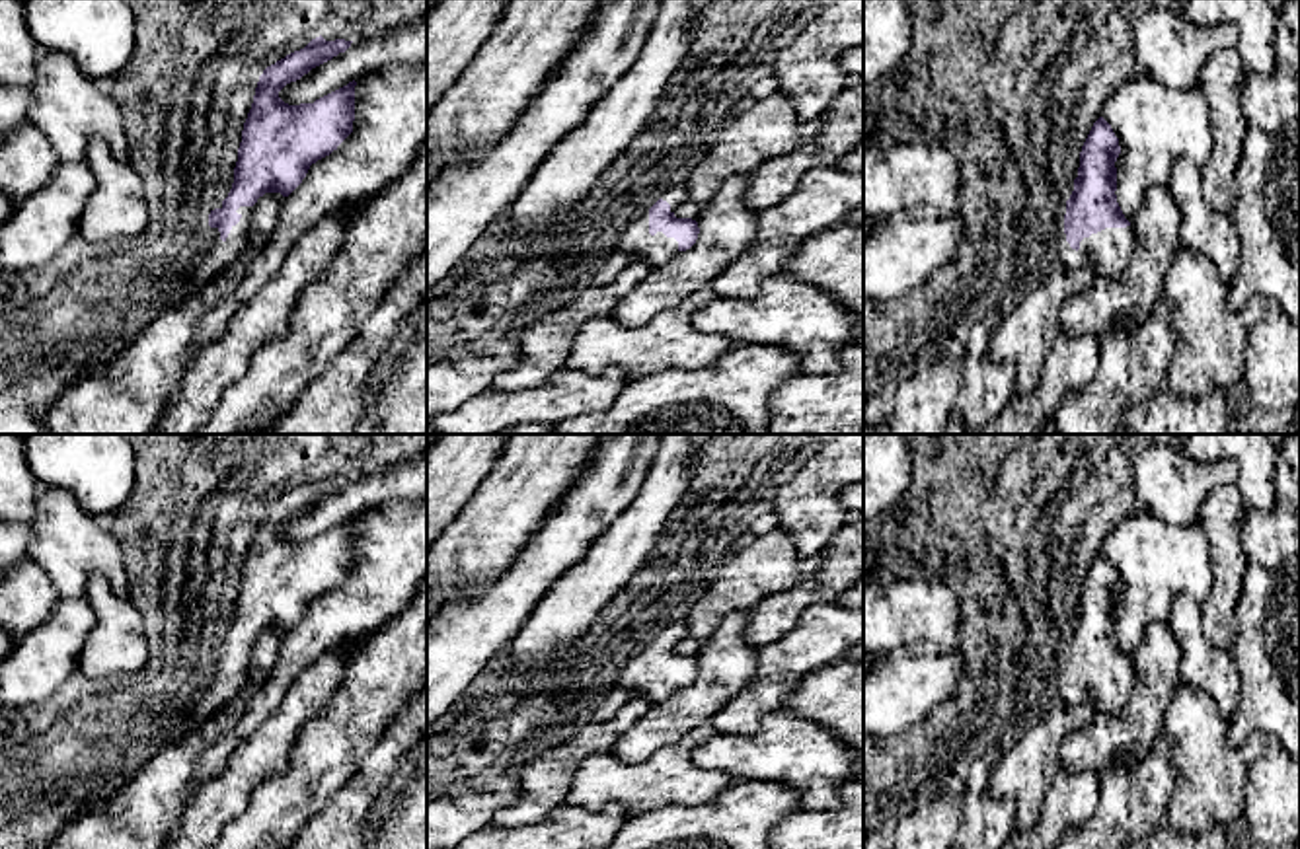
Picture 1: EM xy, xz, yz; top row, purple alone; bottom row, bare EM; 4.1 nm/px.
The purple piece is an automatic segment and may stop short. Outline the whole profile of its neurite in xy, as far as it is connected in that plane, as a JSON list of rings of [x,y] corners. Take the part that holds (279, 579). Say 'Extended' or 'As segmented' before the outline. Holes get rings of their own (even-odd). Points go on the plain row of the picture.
Extended. [[[320,471],[263,506],[244,559],[232,625],[209,650],[216,680],[187,722],[156,740],[133,744],[115,769],[82,779],[47,806],[0,826],[0,849],[47,849],[66,822],[111,796],[154,754],[209,720],[240,693],[248,682],[257,635],[265,629],[288,633],[310,602],[337,586],[353,569],[355,516],[314,539],[288,541],[279,534],[287,520],[345,489],[351,479],[325,477]]]

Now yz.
Extended. [[[1099,553],[1080,588],[1078,613],[1066,639],[1058,639],[1058,697],[1080,705],[1091,697],[1093,711],[1119,715],[1134,685],[1132,664],[1117,639],[1119,574]]]

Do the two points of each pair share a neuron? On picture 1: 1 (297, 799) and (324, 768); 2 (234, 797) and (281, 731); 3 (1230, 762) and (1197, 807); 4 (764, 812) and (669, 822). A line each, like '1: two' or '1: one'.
1: one
2: one
3: one
4: one

